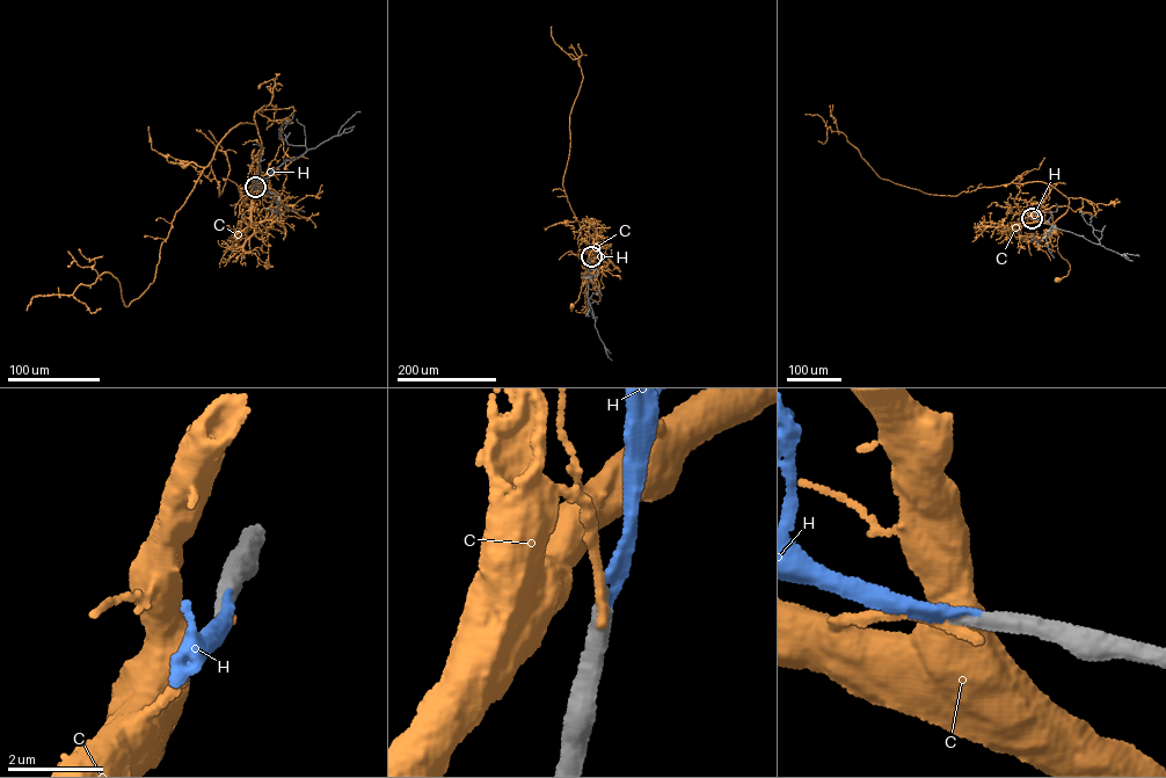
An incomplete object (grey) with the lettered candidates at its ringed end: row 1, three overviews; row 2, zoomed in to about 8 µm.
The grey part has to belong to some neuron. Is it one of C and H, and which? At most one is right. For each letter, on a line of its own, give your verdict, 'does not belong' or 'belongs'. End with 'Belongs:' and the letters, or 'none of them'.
C: does not belong
H: belongs
Belongs: H

